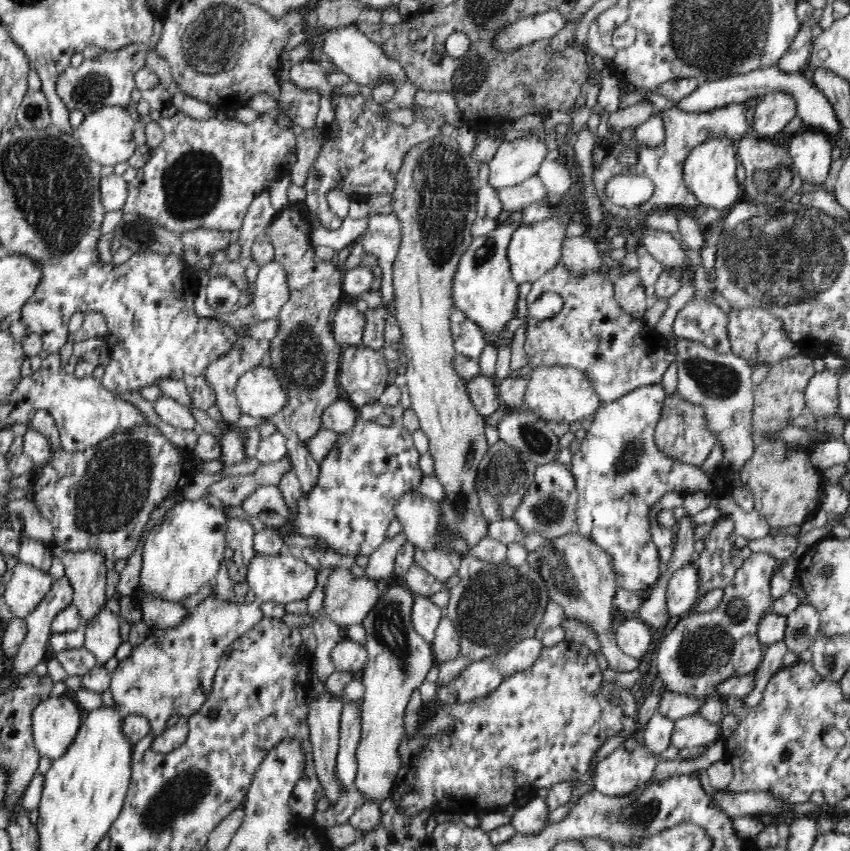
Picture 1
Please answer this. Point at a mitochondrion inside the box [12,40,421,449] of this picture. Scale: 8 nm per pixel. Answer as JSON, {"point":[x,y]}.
{"point":[193,185]}

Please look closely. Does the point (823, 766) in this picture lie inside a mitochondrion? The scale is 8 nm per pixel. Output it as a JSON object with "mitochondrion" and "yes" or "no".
{"mitochondrion":"no"}

